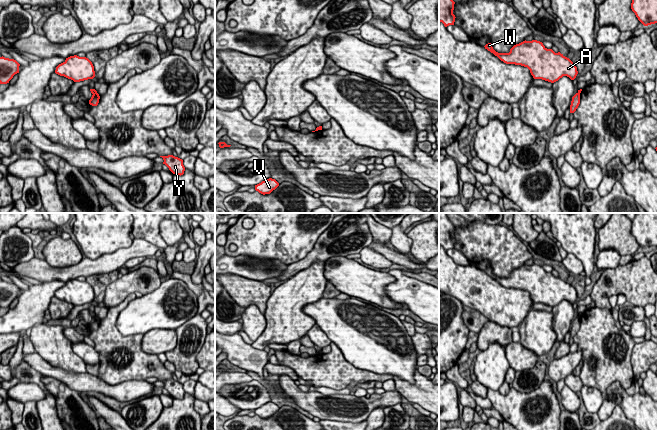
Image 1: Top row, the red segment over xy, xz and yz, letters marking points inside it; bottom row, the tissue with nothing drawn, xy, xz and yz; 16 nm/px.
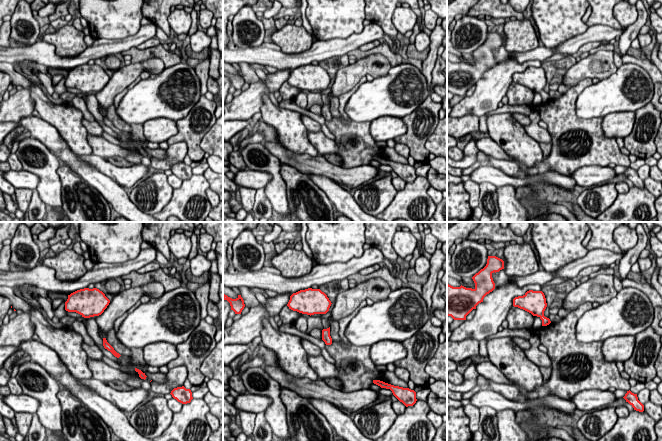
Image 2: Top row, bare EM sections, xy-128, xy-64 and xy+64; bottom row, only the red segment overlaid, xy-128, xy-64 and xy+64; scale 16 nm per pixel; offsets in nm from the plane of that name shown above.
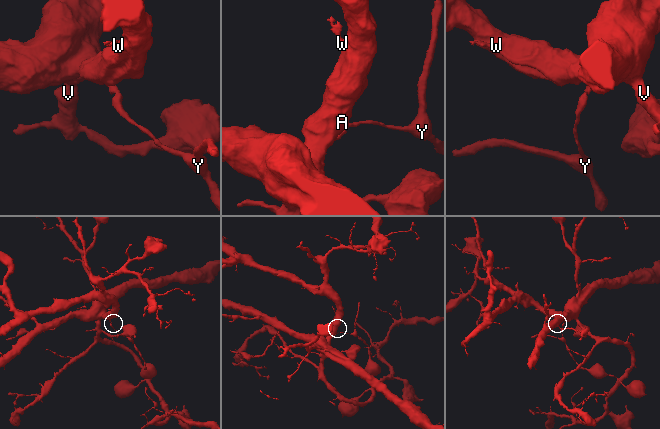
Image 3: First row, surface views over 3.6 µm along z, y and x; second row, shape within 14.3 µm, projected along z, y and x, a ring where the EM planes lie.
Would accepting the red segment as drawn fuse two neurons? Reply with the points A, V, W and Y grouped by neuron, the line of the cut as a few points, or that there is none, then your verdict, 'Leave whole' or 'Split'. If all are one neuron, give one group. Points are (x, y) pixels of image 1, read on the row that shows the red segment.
Groups: A V W / Y. Split along xy (96, 91), (93, 94). Split

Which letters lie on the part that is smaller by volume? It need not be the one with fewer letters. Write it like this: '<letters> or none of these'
Y

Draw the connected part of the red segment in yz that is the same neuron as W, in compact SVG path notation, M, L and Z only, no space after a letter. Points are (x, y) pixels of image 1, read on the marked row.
M525 40L516 44L509 53L496 52L491 43L484 47L506 64L527 67L534 79L554 83L563 76L574 80L578 74L576 65L569 58L560 52L555 53L552 49L547 49L537 40Z

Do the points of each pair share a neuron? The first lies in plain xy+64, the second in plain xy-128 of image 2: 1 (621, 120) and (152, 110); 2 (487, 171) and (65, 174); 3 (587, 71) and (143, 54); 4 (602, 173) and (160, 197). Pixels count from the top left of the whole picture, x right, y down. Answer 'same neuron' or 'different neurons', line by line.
1: different neurons
2: different neurons
3: different neurons
4: different neurons

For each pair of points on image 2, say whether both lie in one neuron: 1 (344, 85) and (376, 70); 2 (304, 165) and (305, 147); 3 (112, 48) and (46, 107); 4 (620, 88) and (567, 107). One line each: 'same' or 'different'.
1: same
2: different
3: different
4: different

